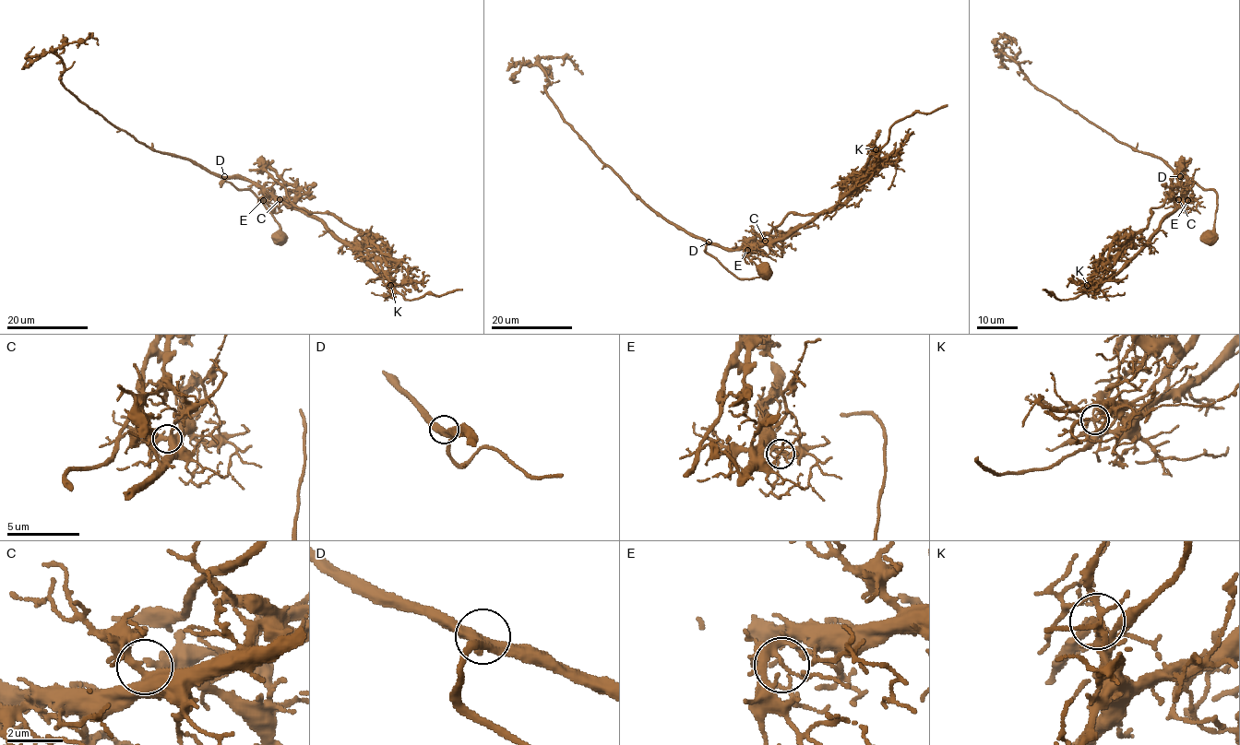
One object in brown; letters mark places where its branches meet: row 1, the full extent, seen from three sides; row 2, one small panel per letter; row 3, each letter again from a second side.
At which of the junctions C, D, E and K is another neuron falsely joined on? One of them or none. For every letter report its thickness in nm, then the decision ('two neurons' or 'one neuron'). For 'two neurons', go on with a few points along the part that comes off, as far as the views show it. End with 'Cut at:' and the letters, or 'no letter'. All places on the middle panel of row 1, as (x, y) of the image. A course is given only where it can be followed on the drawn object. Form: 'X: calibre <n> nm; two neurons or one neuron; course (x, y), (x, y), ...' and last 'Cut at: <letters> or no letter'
C: calibre 400 nm; one neuron
D: calibre 340 nm; one neuron
E: calibre 180 nm; one neuron
K: calibre 170 nm; two neurons; course (875, 149), (840, 206), (815, 214), (790, 212), (769, 232), (757, 233), (741, 248), (734, 249)
Cut at: K

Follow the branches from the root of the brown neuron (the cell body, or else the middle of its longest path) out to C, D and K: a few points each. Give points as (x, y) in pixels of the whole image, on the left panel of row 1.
C: (278, 237), (279, 222), (250, 190), (220, 183), (220, 185), (228, 178), (249, 179), (280, 199)
D: (278, 237), (276, 234), (280, 225), (265, 205), (248, 189), (237, 189), (225, 181), (220, 185), (224, 176)
K: (278, 237), (279, 222), (250, 190), (220, 183), (220, 185), (228, 178), (249, 179), (319, 218), (390, 285)

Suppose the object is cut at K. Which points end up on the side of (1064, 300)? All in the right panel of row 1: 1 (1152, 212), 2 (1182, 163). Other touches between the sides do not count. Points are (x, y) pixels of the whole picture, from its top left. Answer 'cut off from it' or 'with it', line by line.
1: with it
2: with it

